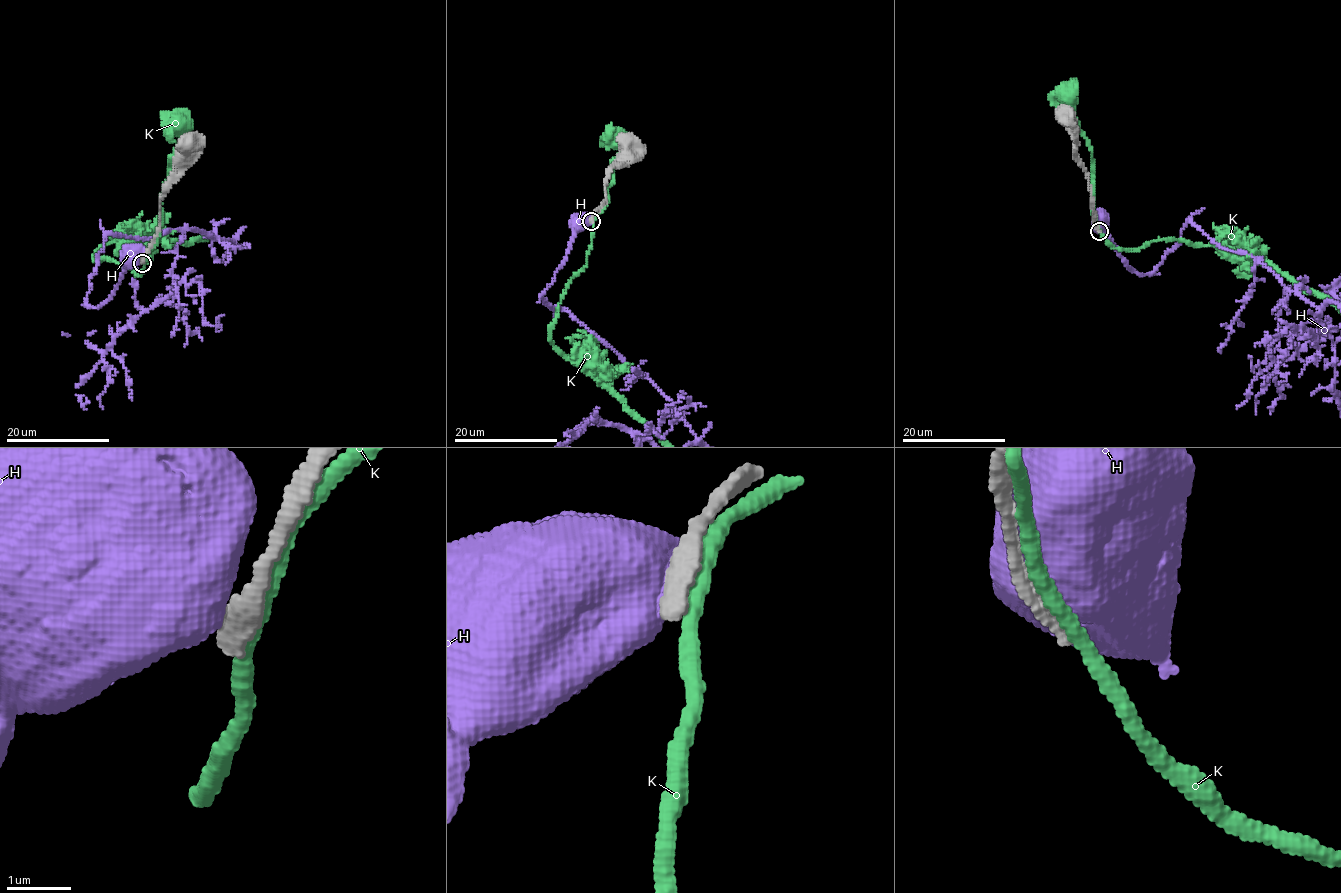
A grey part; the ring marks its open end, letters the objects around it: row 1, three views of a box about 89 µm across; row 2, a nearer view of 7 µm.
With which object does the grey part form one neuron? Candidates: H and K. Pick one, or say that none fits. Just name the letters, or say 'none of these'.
none of these

